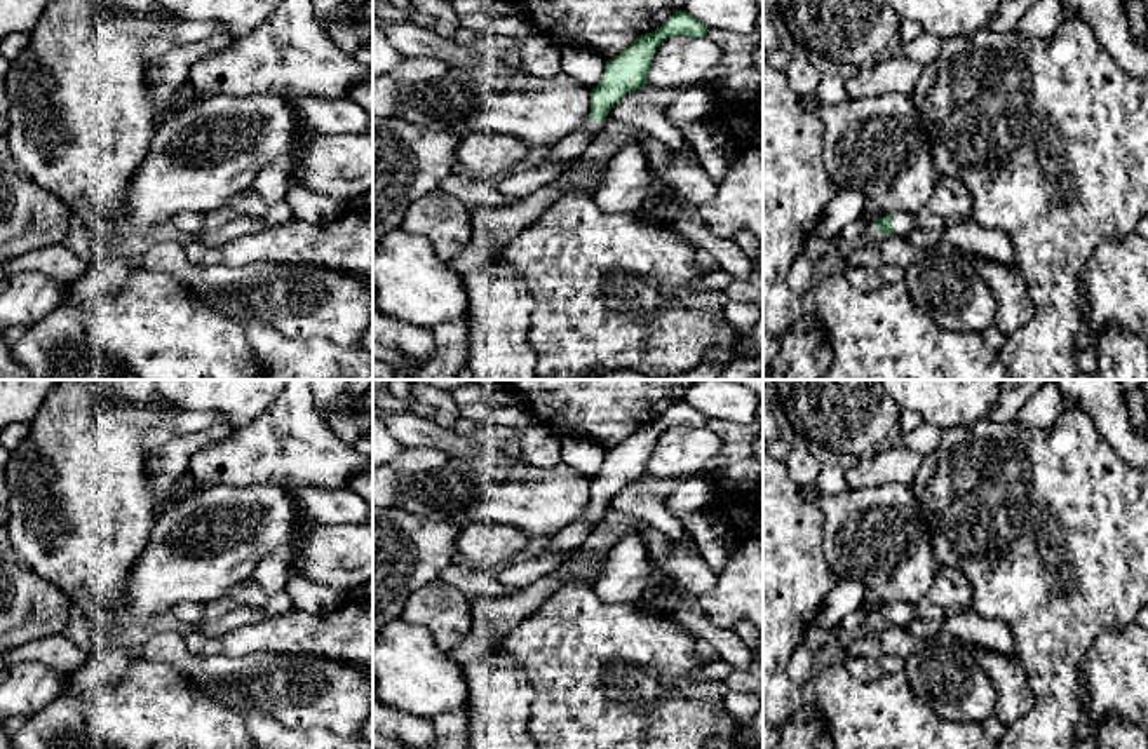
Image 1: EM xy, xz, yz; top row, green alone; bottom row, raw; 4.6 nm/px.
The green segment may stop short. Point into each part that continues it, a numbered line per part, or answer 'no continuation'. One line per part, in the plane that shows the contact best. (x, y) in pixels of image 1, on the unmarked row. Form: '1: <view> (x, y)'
1: yz (903, 614)

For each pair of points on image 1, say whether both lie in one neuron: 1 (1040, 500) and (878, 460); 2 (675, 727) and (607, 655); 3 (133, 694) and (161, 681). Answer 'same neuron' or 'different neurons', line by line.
1: different neurons
2: same neuron
3: same neuron

